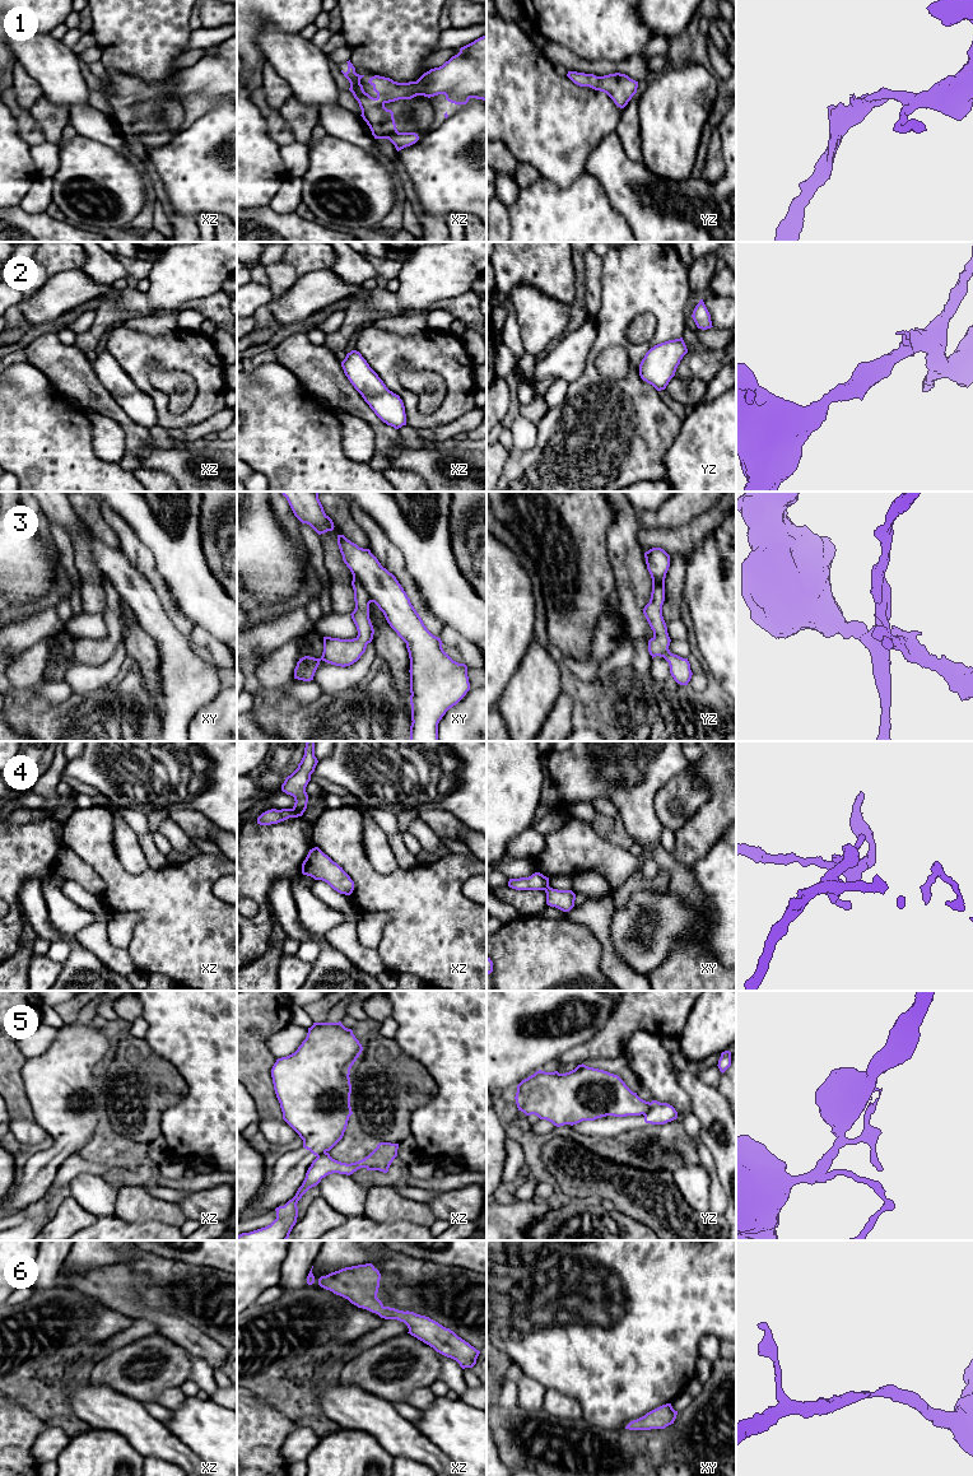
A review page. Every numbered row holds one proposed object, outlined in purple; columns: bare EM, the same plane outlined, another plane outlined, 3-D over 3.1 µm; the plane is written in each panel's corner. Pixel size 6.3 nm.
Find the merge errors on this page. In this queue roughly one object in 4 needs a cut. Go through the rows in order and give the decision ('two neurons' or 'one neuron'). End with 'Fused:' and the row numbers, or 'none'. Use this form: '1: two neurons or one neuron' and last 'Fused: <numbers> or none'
1: one neuron
2: one neuron
3: one neuron
4: two neurons
5: two neurons
6: one neuron
Fused: 4, 5

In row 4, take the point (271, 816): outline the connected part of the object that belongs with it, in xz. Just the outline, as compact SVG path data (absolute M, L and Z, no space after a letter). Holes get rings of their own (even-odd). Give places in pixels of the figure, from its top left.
M271 809L262 813L257 818L257 824L271 825L271 824L278 824L280 821L284 821L289 818L298 818L298 816L299 816L298 813L294 811L293 809L281 809L281 810Z

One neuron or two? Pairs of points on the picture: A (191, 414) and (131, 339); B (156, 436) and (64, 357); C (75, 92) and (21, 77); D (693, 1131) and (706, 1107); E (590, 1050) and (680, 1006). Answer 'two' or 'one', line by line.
A: one
B: two
C: two
D: two
E: one

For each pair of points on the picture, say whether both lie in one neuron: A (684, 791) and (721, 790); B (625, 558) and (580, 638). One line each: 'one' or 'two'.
A: two
B: two

